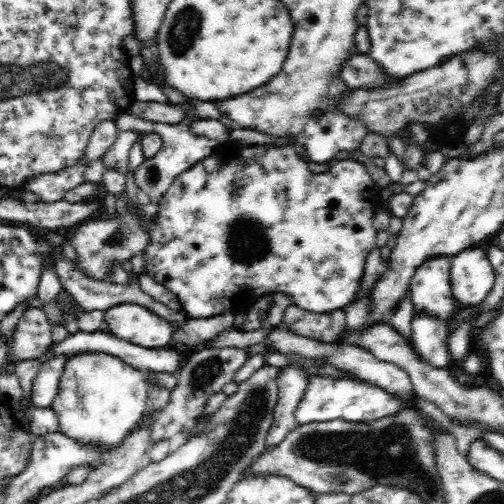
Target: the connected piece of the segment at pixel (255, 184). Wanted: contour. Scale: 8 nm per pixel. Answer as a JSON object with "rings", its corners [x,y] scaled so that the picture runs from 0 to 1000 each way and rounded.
{"rings":[[[472,282],[435,286],[425,304],[397,317],[381,333],[369,337],[345,355],[337,373],[321,389],[313,421],[313,440],[298,456],[298,484],[286,500],[294,516],[286,540],[306,556],[323,563],[341,583],[349,585],[375,631],[409,631],[433,625],[444,613],[490,613],[520,585],[558,581],[579,589],[579,603],[613,617],[645,621],[688,609],[714,587],[722,563],[722,536],[734,498],[744,492],[748,456],[738,446],[742,415],[756,407],[750,369],[734,355],[734,345],[722,323],[700,315],[663,317],[657,335],[635,339],[615,333],[613,319],[597,312],[573,292],[542,292],[542,288],[484,290]]]}

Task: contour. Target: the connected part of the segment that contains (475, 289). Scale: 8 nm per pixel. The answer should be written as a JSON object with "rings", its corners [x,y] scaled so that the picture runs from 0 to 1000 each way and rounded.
{"rings":[[[935,490],[895,510],[893,575],[913,607],[956,599],[980,567],[980,530],[966,502]]]}

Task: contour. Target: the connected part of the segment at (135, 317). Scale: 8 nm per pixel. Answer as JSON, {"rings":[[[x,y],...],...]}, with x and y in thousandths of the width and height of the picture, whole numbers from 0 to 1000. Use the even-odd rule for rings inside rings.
{"rings":[[[242,601],[206,617],[218,661],[286,690],[335,690],[343,653],[312,623],[272,603]]]}

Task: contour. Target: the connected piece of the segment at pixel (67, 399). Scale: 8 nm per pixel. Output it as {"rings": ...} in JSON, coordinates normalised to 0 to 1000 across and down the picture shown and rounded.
{"rings":[[[163,698],[133,708],[115,778],[101,802],[117,835],[117,857],[204,901],[222,899],[284,833],[292,817],[296,766],[284,736],[232,706]]]}

